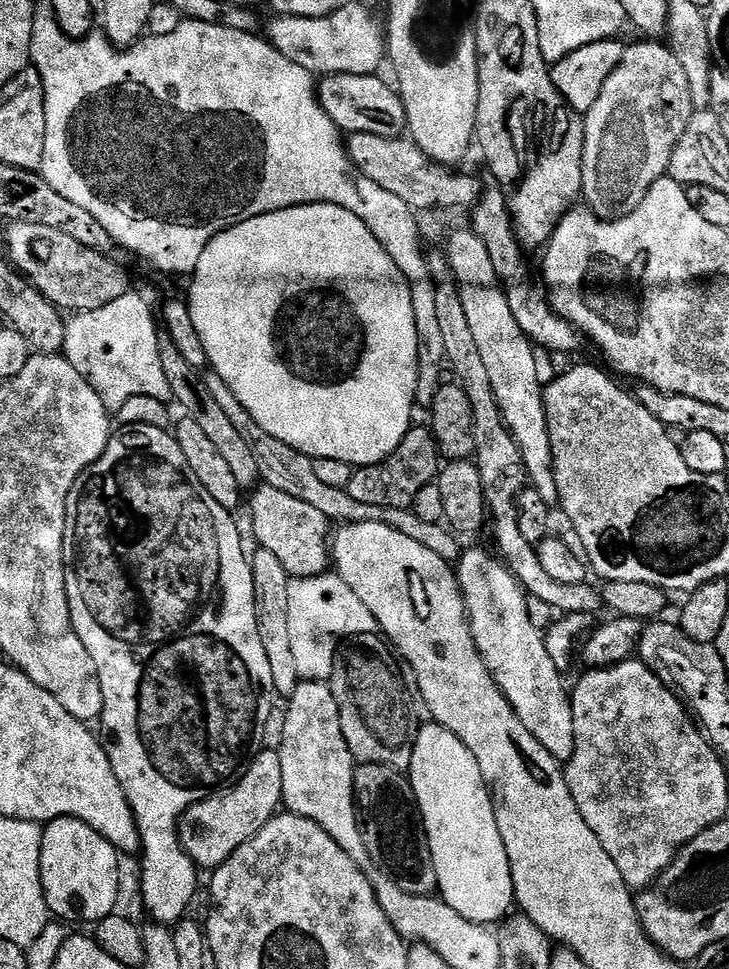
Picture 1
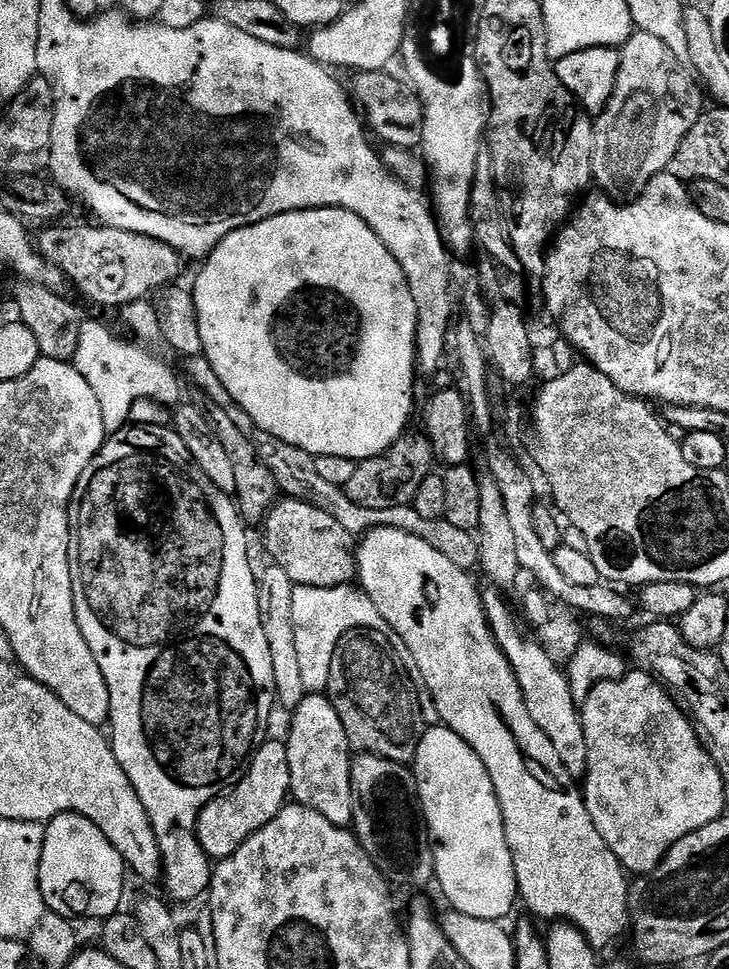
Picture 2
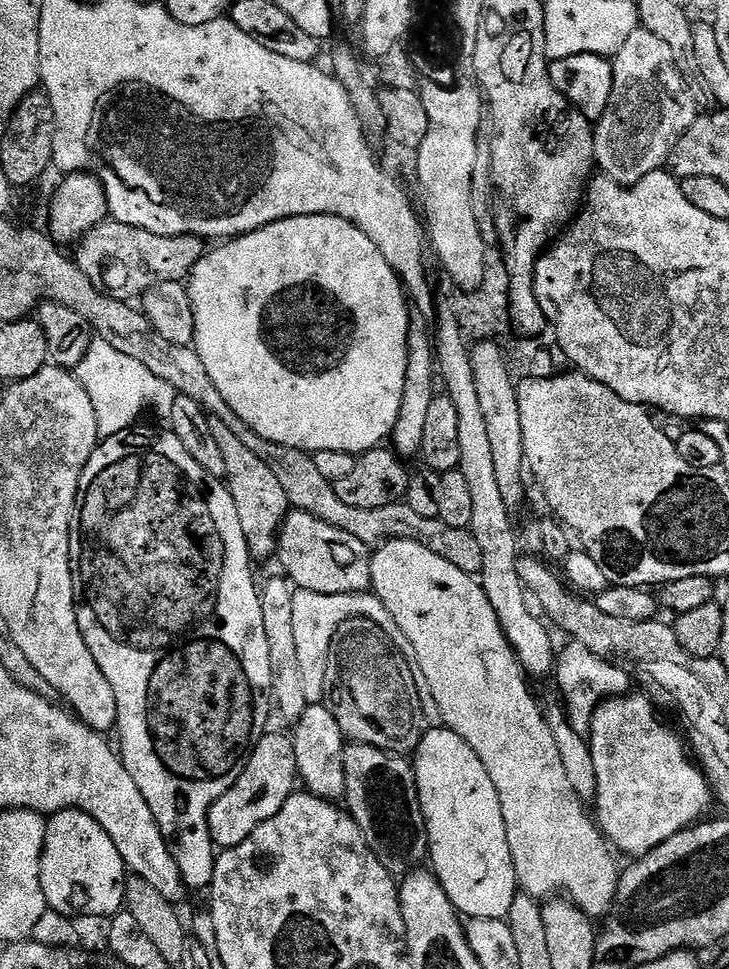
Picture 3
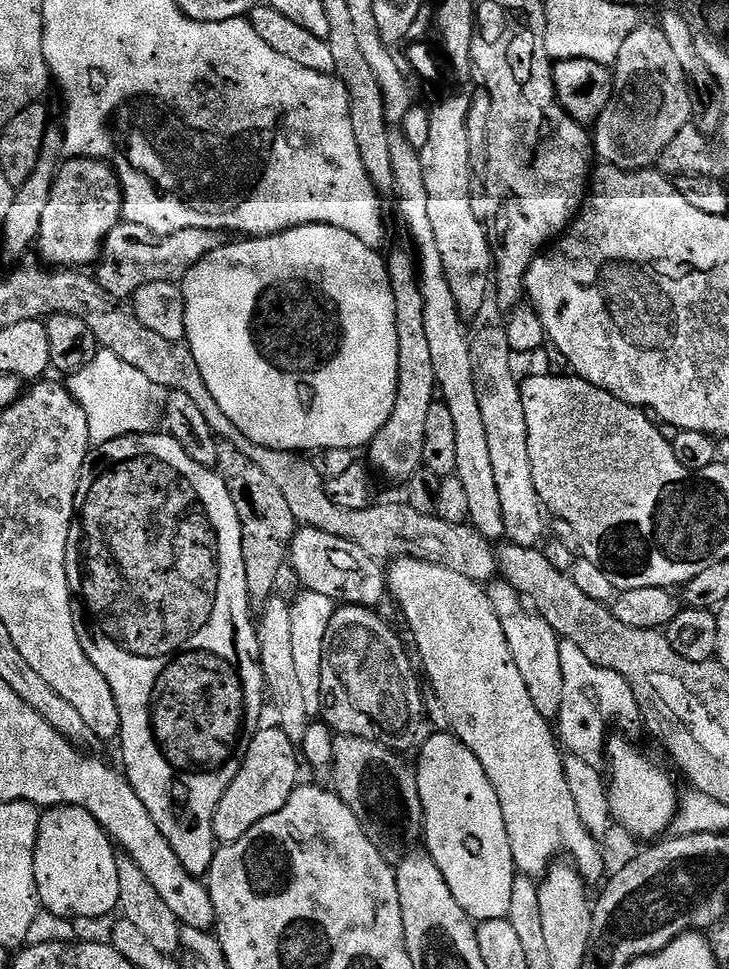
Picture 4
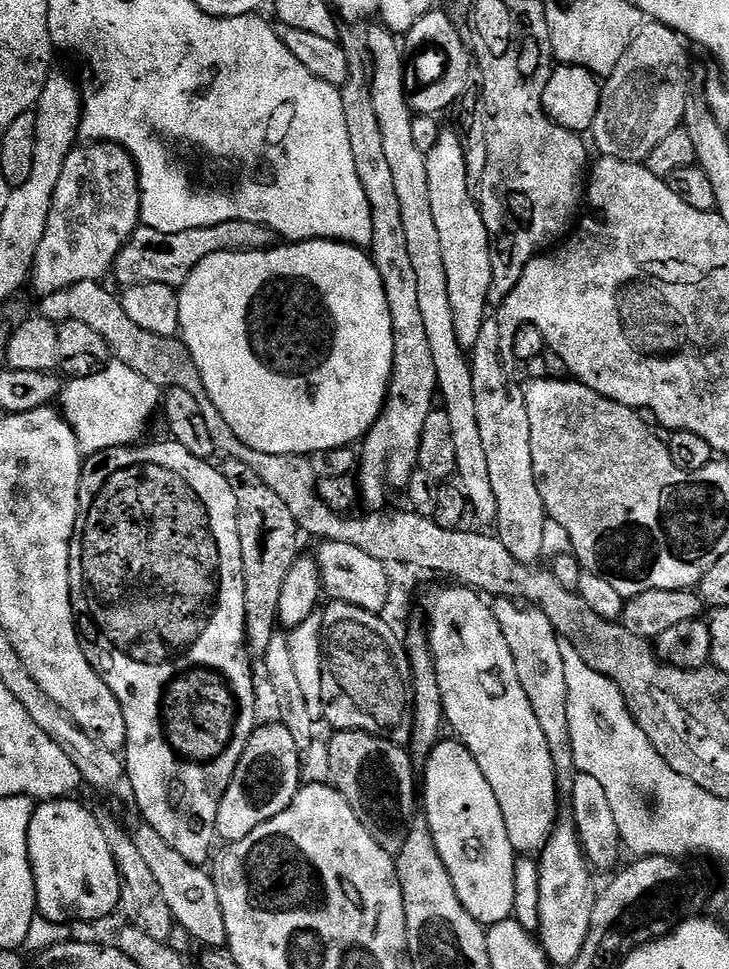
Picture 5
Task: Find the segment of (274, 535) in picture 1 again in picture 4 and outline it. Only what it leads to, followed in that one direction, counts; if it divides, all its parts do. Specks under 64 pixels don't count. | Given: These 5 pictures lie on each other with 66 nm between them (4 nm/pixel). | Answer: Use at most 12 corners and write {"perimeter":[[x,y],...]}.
{"perimeter":[[299,527],[289,561],[304,588],[375,609],[383,565],[354,542]]}

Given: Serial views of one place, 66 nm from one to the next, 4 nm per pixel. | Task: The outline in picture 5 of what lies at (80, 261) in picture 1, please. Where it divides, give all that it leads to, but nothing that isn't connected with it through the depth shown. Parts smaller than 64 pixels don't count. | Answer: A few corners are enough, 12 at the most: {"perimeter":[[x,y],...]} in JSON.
{"perimeter":[[245,220],[162,234],[141,226],[114,265],[121,289],[179,290],[202,258],[265,252],[277,240]]}

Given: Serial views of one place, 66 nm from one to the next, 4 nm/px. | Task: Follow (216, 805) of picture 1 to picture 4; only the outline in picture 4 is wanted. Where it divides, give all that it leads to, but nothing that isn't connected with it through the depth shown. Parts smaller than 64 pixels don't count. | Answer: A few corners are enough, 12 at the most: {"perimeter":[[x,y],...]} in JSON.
{"perimeter":[[261,727],[214,814],[221,845],[278,814],[297,745]]}

